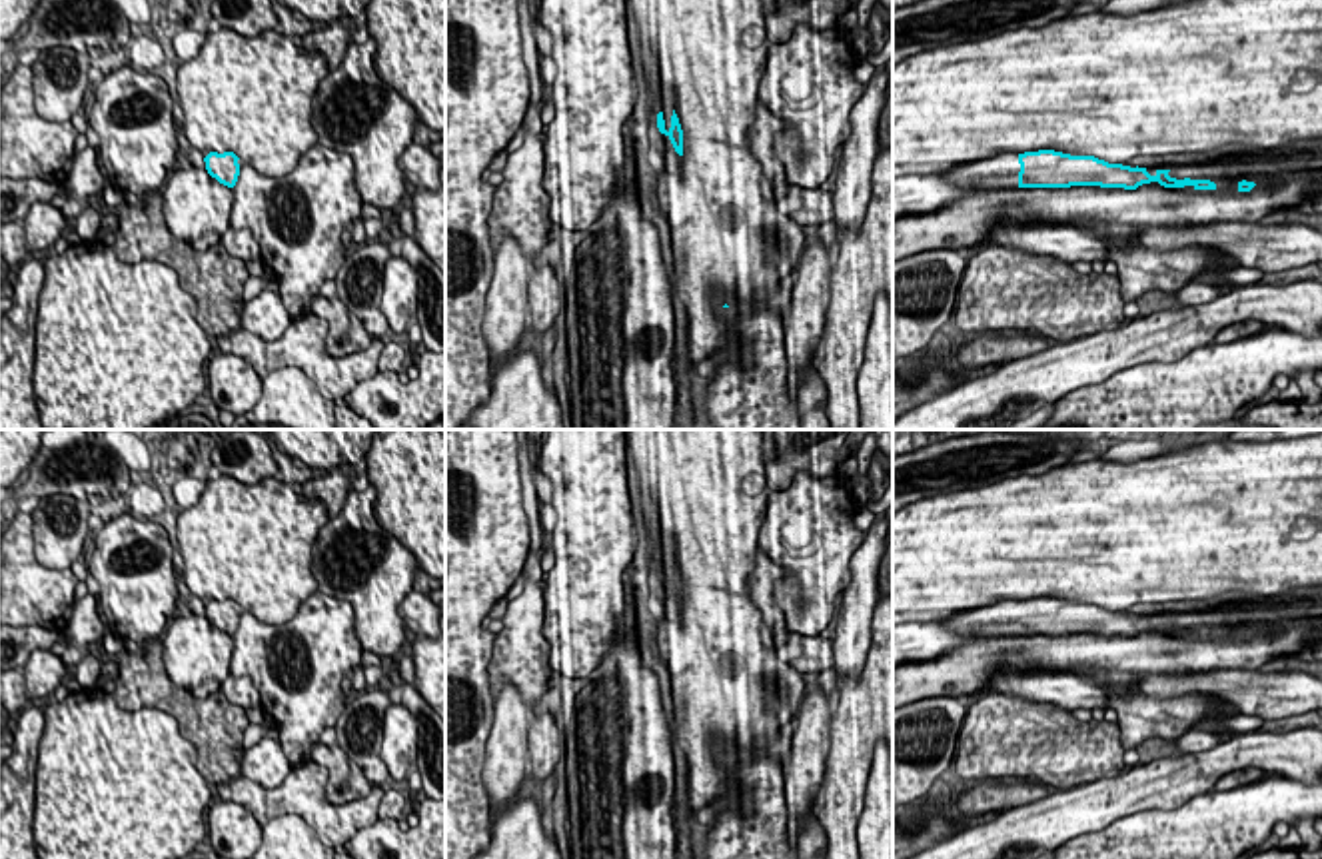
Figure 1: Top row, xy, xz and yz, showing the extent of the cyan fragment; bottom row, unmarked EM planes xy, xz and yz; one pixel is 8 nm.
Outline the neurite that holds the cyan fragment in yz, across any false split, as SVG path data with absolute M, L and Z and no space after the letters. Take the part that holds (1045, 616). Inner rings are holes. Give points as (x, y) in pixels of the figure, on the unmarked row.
M1038 597L1014 601L1006 599L989 607L979 607L971 611L953 613L947 619L941 619L955 631L963 635L1070 635L1070 633L1100 633L1100 635L1124 635L1136 637L1142 631L1158 629L1164 635L1184 635L1192 633L1194 637L1216 637L1216 631L1210 627L1176 627L1168 623L1170 617L1156 617L1154 623L1146 615L1130 615L1122 611L1108 611L1094 603L1070 603L1054 597Z

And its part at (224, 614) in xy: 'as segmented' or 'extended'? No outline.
as segmented

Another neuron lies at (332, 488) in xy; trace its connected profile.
M339 465L308 479L302 485L302 497L324 501L330 519L333 519L341 513L349 489L351 489L351 475L347 473L345 467Z

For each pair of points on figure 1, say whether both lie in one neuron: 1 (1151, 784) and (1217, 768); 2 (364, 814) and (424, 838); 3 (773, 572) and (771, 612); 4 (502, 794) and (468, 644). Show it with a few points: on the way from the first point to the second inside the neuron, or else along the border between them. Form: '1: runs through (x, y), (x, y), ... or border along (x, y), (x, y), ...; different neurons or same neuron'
1: runs through (1167, 782), (1201, 772); same neuron
2: border along (378, 818), (350, 838); different neurons
3: runs through (767, 582), (767, 602); same neuron
4: border along (496, 700), (482, 784); different neurons

